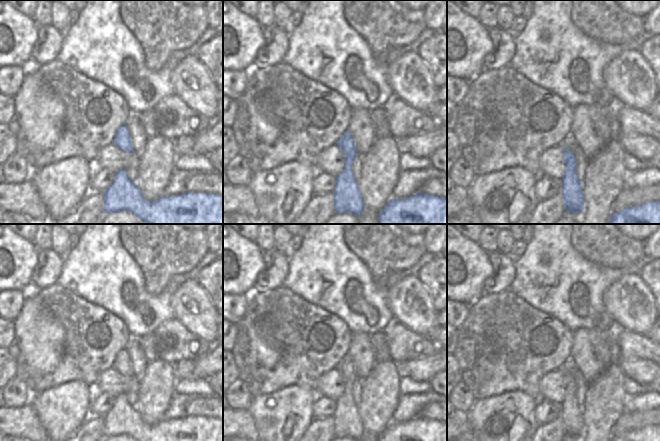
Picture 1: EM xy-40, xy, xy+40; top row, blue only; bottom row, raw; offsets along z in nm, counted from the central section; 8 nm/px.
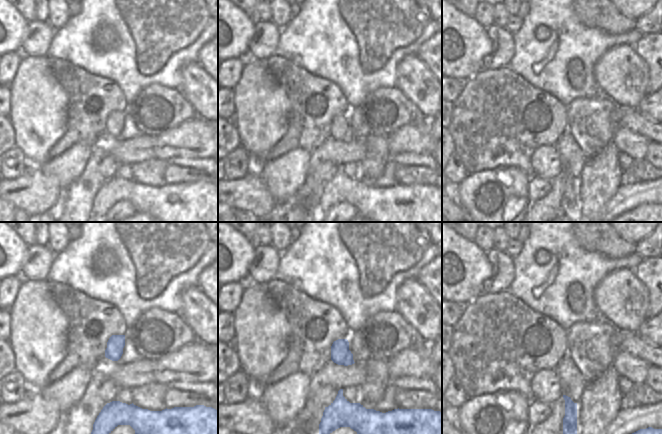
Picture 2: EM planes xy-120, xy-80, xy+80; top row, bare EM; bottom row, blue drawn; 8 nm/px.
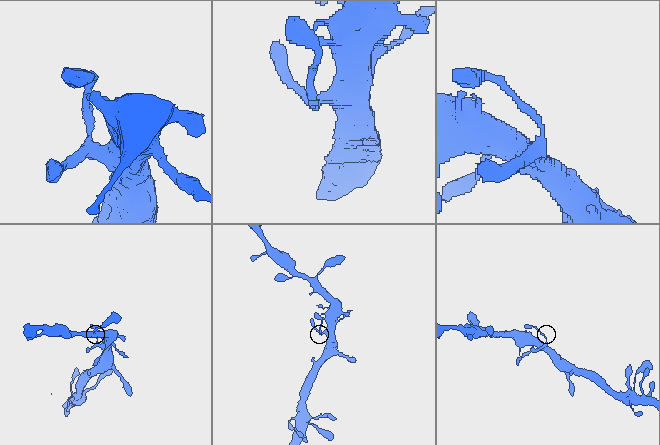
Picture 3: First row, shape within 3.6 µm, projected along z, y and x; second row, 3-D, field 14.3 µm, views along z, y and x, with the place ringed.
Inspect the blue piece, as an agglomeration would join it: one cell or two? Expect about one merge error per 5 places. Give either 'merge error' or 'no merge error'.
no merge error

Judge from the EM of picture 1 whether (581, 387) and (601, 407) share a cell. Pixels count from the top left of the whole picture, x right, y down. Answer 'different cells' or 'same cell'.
different cells

